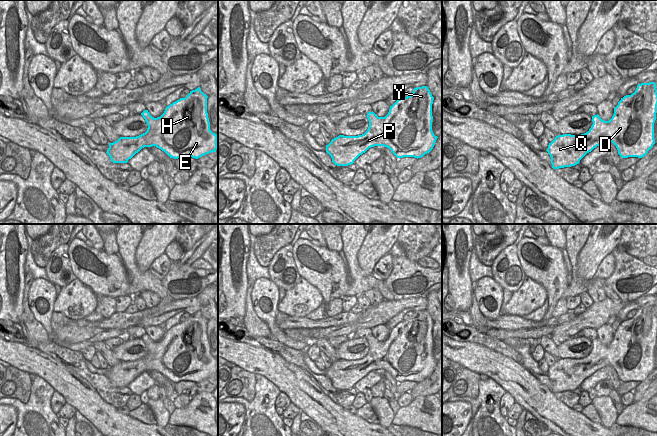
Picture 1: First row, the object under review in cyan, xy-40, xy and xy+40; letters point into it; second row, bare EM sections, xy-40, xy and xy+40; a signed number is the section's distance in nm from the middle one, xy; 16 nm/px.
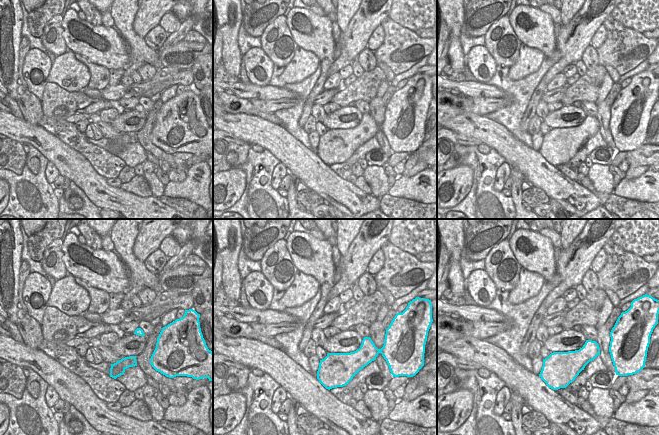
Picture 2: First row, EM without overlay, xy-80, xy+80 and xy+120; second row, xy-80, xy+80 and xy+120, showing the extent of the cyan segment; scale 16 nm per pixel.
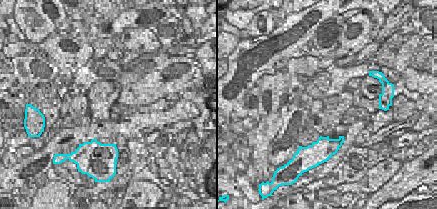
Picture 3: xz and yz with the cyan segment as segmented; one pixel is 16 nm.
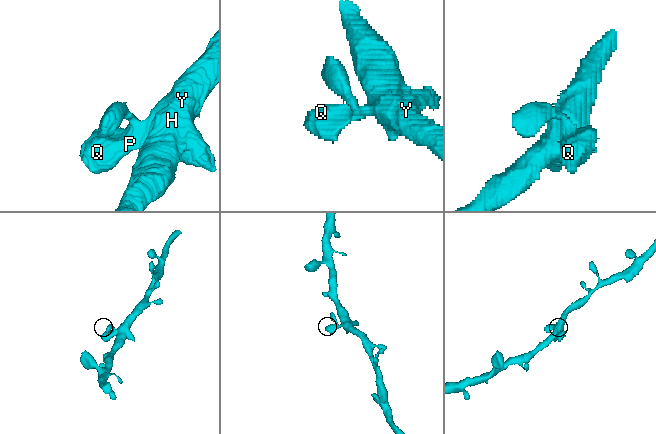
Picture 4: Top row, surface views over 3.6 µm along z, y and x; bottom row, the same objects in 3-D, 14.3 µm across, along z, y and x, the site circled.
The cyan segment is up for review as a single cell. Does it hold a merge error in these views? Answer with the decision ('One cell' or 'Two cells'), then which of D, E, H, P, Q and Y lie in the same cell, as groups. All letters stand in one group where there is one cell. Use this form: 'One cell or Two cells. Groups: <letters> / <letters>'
One cell. Groups: D E H P Q Y.

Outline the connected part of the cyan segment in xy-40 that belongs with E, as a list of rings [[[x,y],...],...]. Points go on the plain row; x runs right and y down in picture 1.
[[[200,311],[173,326],[157,342],[144,334],[147,355],[136,361],[120,361],[109,367],[107,378],[113,387],[127,387],[144,371],[156,370],[170,382],[198,383],[217,373],[217,358],[210,354],[207,322]]]

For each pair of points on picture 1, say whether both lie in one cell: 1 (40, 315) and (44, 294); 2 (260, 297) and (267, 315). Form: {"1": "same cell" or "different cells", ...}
{"1": "same cell", "2": "same cell"}

